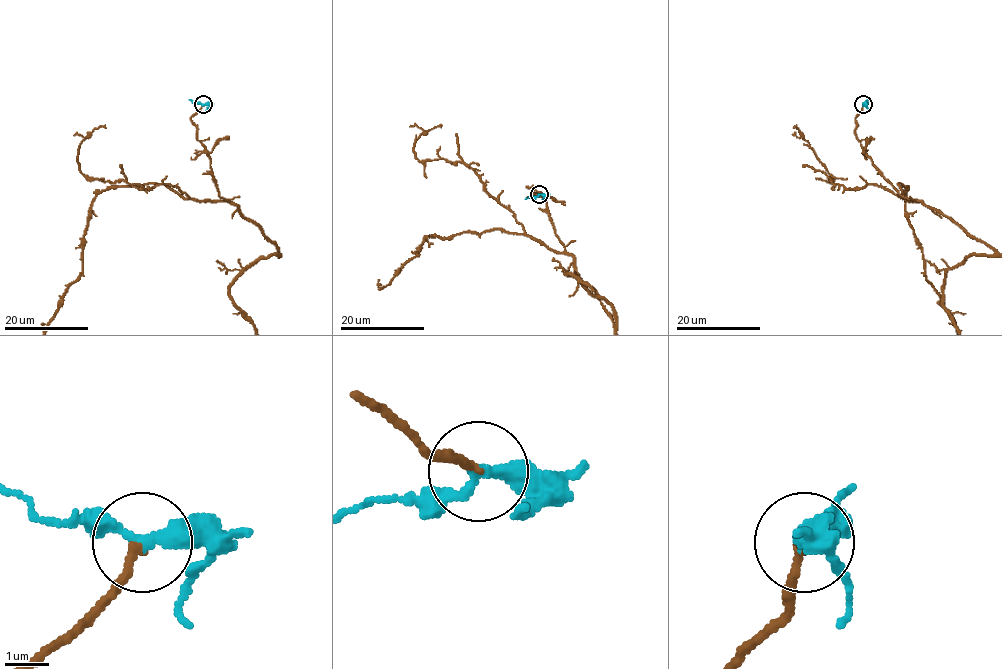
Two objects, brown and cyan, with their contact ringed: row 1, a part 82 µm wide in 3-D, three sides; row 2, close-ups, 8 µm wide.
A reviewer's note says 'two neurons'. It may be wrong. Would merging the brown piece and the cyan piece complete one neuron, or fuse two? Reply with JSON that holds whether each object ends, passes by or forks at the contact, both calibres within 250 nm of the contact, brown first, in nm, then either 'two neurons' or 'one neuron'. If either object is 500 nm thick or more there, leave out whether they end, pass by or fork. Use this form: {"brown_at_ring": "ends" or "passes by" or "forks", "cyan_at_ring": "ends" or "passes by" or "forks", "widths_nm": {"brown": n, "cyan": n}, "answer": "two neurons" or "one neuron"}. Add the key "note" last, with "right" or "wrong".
{"brown_at_ring": "ends", "cyan_at_ring": "passes by", "widths_nm": {"brown": 180, "cyan": 280}, "answer": "one neuron", "note": "wrong"}

